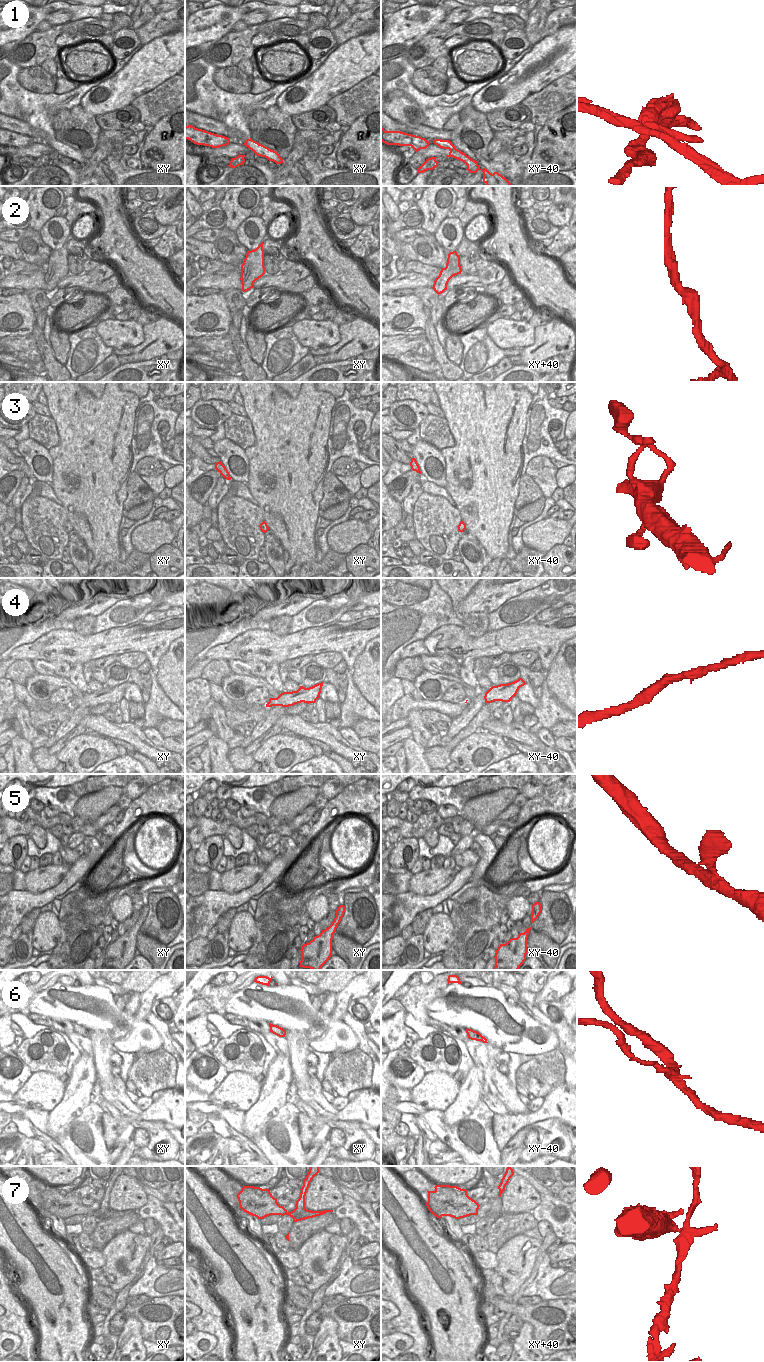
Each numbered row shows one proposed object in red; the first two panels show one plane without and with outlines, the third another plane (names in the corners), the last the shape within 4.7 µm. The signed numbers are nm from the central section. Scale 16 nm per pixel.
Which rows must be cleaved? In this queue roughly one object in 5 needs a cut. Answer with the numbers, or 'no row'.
1, 7

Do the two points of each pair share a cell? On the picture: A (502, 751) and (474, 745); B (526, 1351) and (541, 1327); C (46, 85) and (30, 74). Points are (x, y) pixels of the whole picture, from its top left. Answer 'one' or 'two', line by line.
A: one
B: two
C: one

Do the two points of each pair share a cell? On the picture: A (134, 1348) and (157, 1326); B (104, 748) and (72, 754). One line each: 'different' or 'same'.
A: different
B: same

